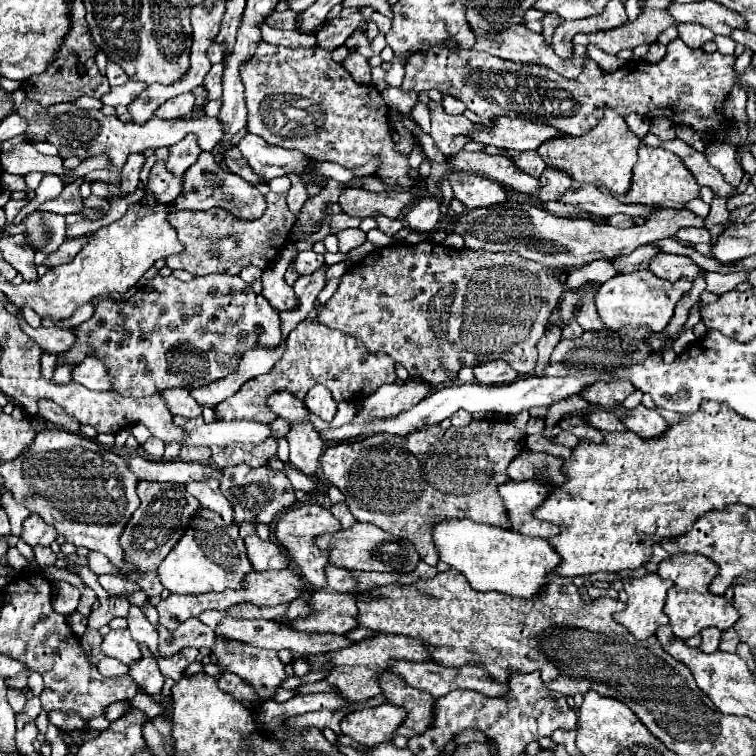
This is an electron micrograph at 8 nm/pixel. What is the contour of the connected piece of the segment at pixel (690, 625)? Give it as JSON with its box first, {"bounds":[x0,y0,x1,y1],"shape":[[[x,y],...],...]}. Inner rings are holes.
{"bounds":[658,554,738,640],"shape":[[[684,554],[684,556],[672,556],[670,560],[664,560],[660,562],[658,566],[658,574],[662,578],[668,578],[672,580],[674,584],[674,590],[678,596],[668,596],[666,600],[666,606],[664,606],[664,614],[670,618],[670,626],[672,626],[672,632],[686,640],[690,636],[696,636],[702,628],[708,628],[708,626],[714,626],[714,628],[720,628],[720,630],[728,630],[738,618],[738,610],[724,598],[724,596],[714,596],[708,586],[710,582],[716,578],[718,574],[718,566],[706,558],[706,556],[700,556],[700,554]]]}

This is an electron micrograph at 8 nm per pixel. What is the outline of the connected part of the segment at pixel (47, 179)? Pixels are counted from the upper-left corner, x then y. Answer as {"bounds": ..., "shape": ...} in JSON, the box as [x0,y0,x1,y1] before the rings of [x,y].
{"bounds":[12,174,64,226],"shape":[[[44,174],[40,185],[35,190],[36,197],[29,200],[26,206],[24,206],[20,212],[16,214],[16,218],[12,220],[12,226],[20,224],[20,222],[22,222],[22,220],[24,220],[29,213],[36,211],[40,204],[57,198],[63,188],[64,184],[60,177],[55,174]]]}

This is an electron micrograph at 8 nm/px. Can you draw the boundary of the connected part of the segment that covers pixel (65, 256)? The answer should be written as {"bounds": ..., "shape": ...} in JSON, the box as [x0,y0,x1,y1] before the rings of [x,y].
{"bounds":[42,236,90,268],"shape":[[[90,236],[74,238],[74,240],[64,240],[64,244],[56,250],[56,254],[50,254],[42,264],[44,264],[44,266],[48,266],[48,268],[54,268],[54,266],[60,266],[60,264],[64,264],[64,262],[72,260],[72,258],[78,254],[78,250],[82,248],[84,240],[88,240],[88,238],[90,238]]]}

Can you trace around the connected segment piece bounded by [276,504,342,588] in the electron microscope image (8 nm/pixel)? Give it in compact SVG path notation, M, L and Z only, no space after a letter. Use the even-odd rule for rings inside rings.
M302 504L302 506L296 506L280 516L280 520L276 524L276 538L284 546L288 556L294 560L298 570L302 572L302 578L312 588L326 588L326 572L324 570L330 564L330 558L328 558L328 554L322 554L322 550L316 546L314 540L322 534L340 532L340 530L342 530L342 526L330 510L326 510L318 504Z

